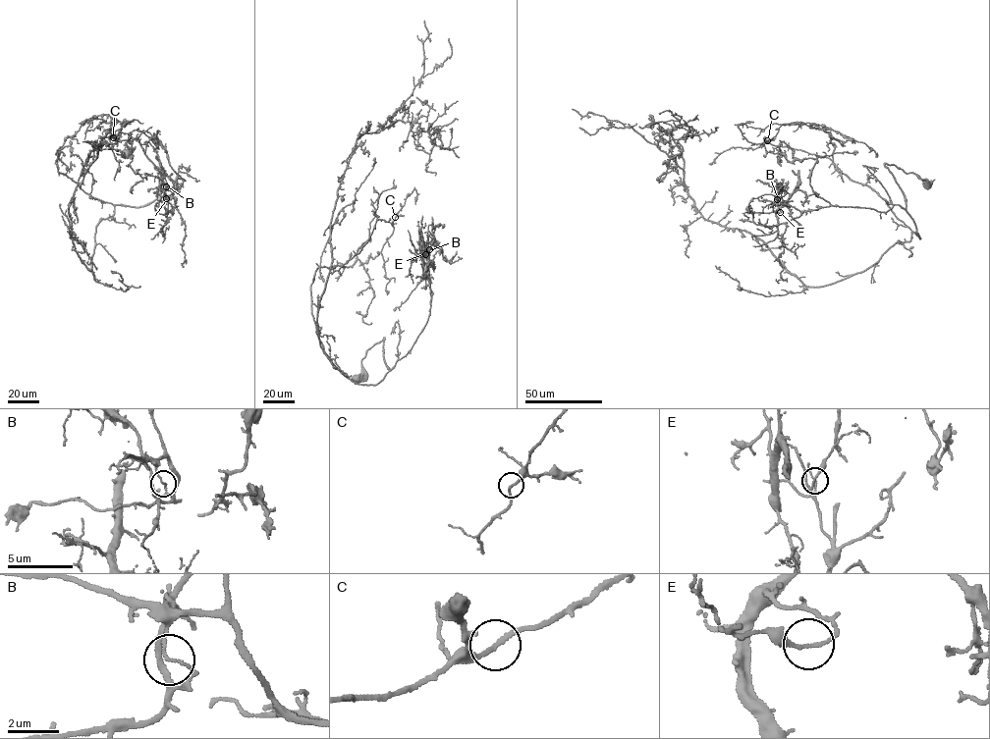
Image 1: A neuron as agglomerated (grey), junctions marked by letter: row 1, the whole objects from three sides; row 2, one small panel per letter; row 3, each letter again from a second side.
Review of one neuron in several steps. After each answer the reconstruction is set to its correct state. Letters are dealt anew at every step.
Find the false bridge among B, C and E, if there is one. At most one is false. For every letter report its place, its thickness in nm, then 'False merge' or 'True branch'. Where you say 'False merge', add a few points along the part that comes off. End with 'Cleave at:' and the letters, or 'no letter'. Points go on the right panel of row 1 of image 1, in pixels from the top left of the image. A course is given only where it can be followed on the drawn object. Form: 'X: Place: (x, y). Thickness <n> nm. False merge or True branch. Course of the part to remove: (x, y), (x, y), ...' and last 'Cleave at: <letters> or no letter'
B: Place: (777, 199). Thickness 90 nm. False merge. Course of the part to remove: (778, 199), (781, 190), (790, 195), (776, 212), (777, 237), (782, 239), (782, 244), (794, 251), (804, 243)
C: Place: (767, 140). Thickness 170 nm. True branch
E: Place: (780, 212). Thickness 140 nm. True branch
Cleave at: B

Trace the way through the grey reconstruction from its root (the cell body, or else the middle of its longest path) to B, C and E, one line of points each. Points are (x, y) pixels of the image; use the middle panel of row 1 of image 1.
B: (356, 379), (375, 343), (384, 338), (383, 358), (390, 370), (425, 325), (431, 299), (429, 250)
C: (356, 379), (384, 338), (383, 378), (347, 378), (316, 333), (311, 283), (318, 268), (373, 258), (395, 217)
E: (356, 379), (375, 343), (384, 338), (390, 370), (425, 325), (425, 254)

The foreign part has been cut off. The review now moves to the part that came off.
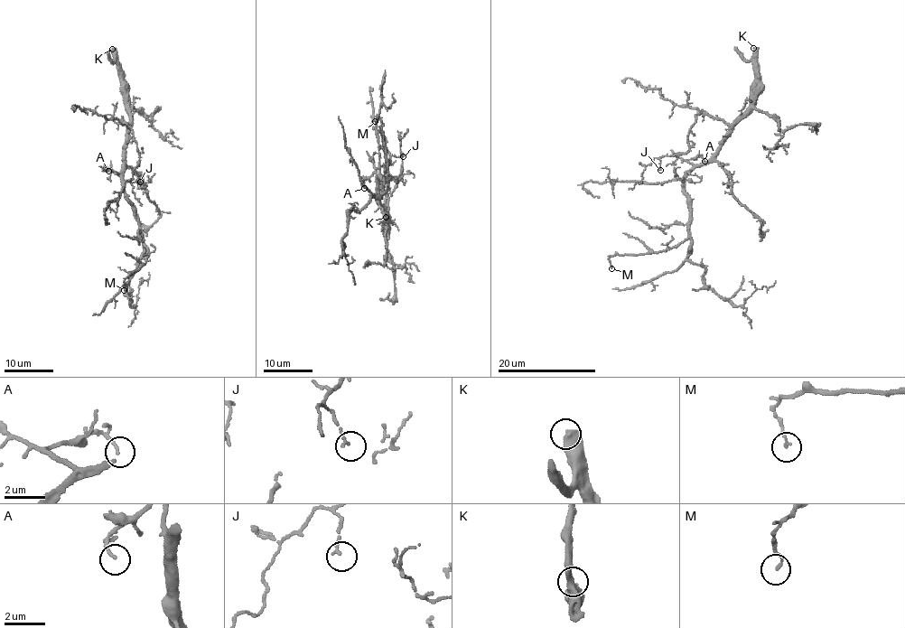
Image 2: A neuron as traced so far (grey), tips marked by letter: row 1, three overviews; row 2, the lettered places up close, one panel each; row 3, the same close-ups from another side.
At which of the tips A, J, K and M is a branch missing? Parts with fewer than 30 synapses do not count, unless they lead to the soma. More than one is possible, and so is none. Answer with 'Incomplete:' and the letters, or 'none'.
Incomplete: K

